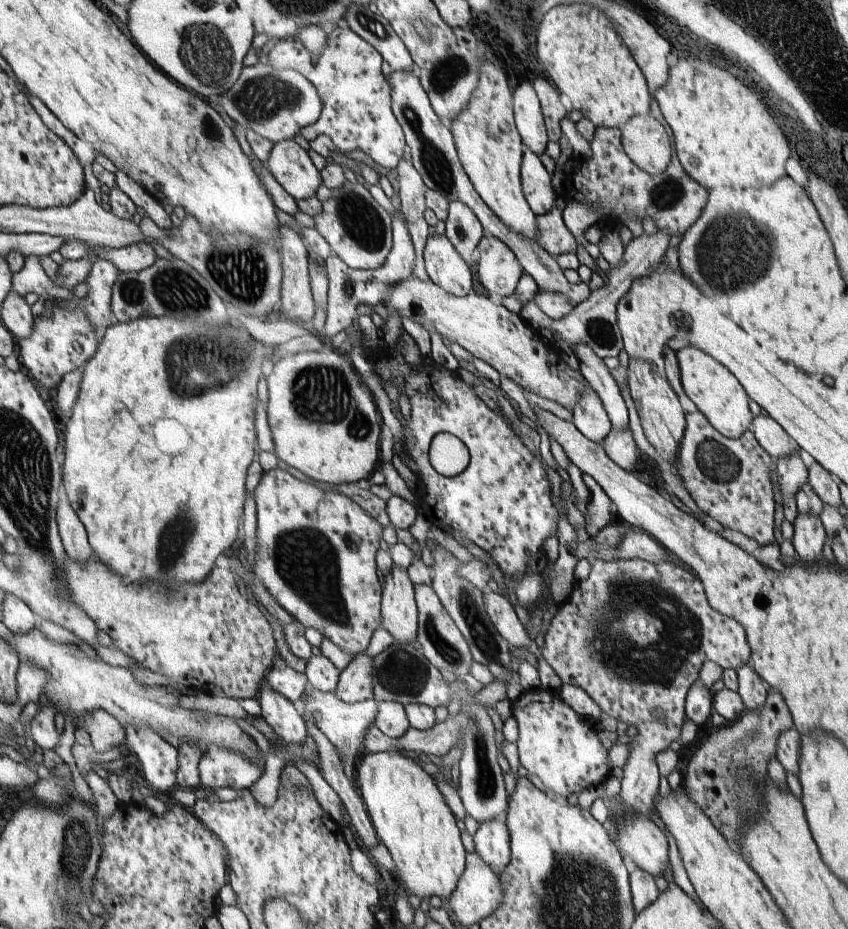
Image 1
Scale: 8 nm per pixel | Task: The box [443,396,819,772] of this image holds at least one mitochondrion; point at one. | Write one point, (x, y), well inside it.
(605, 643)

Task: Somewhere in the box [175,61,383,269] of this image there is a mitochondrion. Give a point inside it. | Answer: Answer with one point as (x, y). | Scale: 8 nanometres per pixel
(261, 98)

